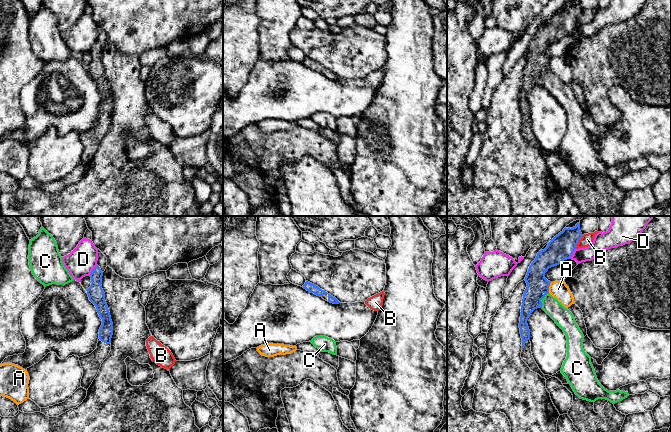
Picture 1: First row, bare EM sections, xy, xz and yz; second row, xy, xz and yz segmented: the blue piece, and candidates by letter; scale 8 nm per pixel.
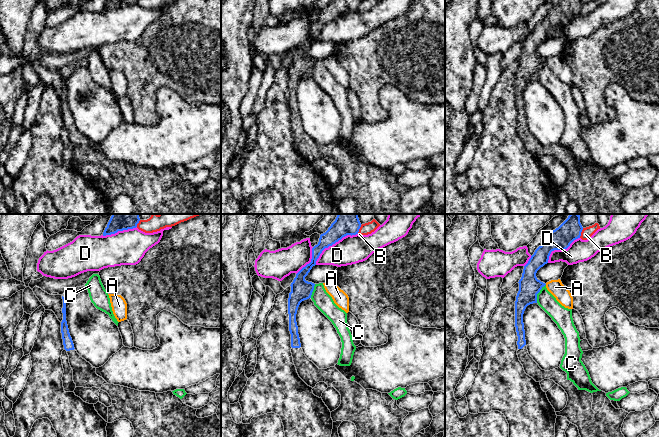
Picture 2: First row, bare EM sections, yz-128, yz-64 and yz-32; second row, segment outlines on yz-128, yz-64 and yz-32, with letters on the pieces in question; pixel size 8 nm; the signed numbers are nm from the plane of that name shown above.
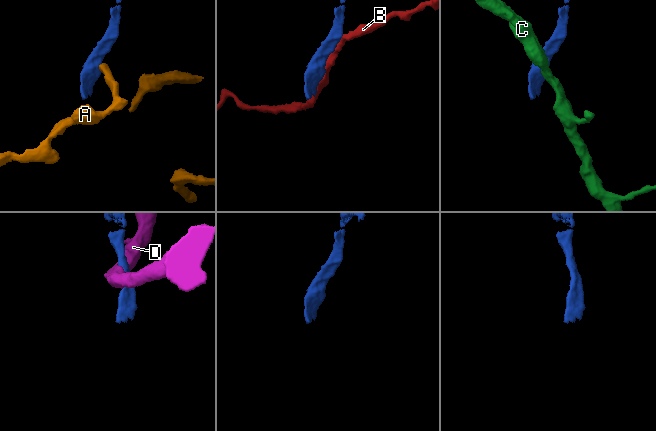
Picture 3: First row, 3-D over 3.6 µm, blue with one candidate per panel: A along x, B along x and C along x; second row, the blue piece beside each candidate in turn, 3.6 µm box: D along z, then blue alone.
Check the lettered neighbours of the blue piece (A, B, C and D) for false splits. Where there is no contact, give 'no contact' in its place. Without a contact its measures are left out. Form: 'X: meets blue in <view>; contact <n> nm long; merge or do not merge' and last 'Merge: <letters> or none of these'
A: meets blue in yz; contact 90 nm long; do not merge
B: meets blue in yz; contact 130 nm long; do not merge
C: meets blue in yz; contact 140 nm long; do not merge
D: meets blue in yz; contact 100 nm long; do not merge
Merge: none of these

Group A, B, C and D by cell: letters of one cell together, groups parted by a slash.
A / B / C / D

